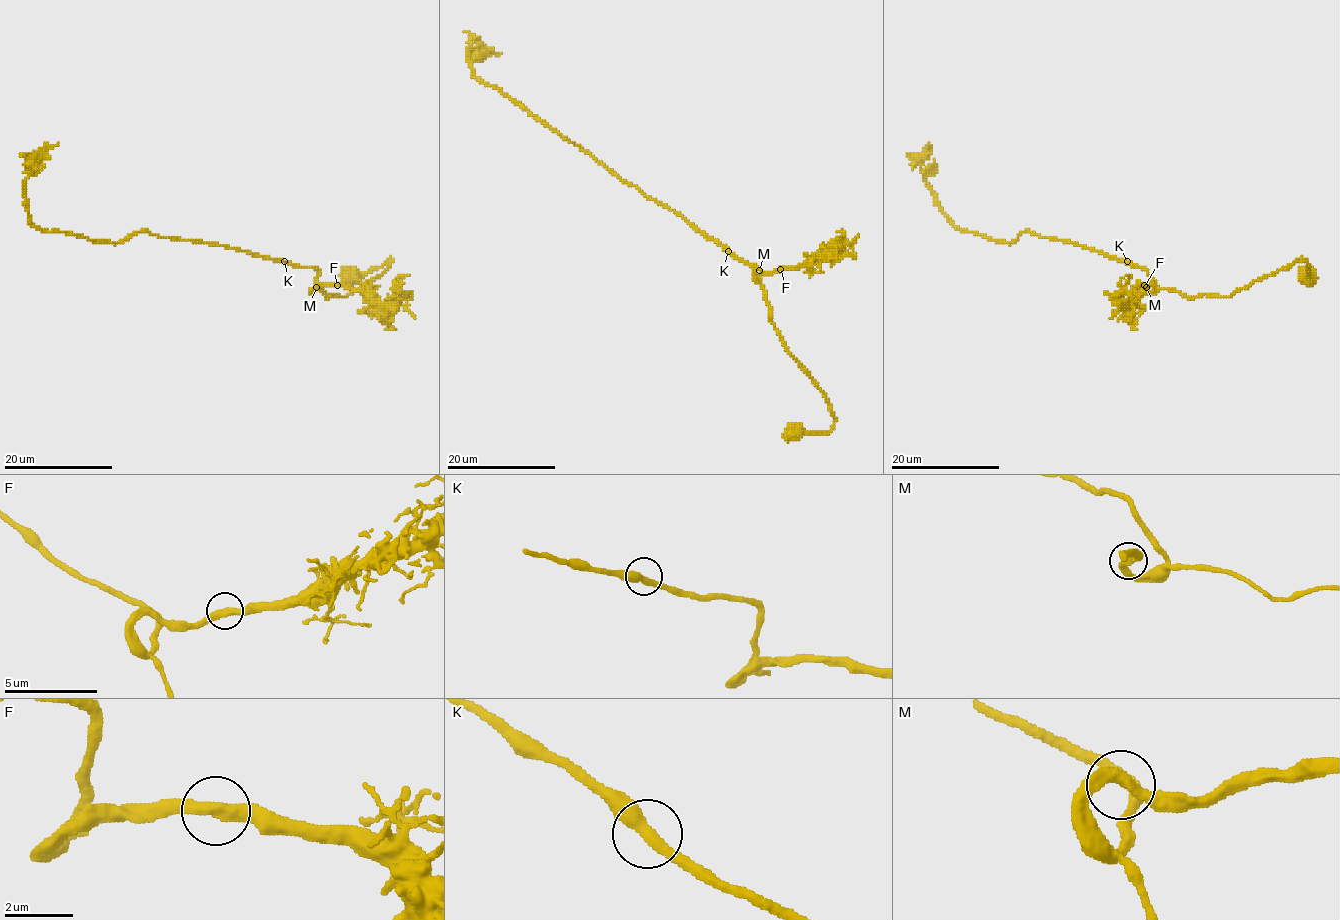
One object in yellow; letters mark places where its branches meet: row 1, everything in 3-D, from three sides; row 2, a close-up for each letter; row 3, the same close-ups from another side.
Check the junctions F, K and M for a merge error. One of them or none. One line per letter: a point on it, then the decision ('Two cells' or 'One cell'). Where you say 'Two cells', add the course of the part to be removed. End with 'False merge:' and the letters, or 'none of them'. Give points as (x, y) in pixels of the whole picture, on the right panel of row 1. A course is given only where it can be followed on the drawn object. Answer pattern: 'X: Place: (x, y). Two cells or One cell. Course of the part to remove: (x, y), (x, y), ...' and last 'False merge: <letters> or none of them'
F: Place: (1144, 285). One cell
K: Place: (1127, 261). One cell
M: Place: (1146, 287). One cell
False merge: none of them

